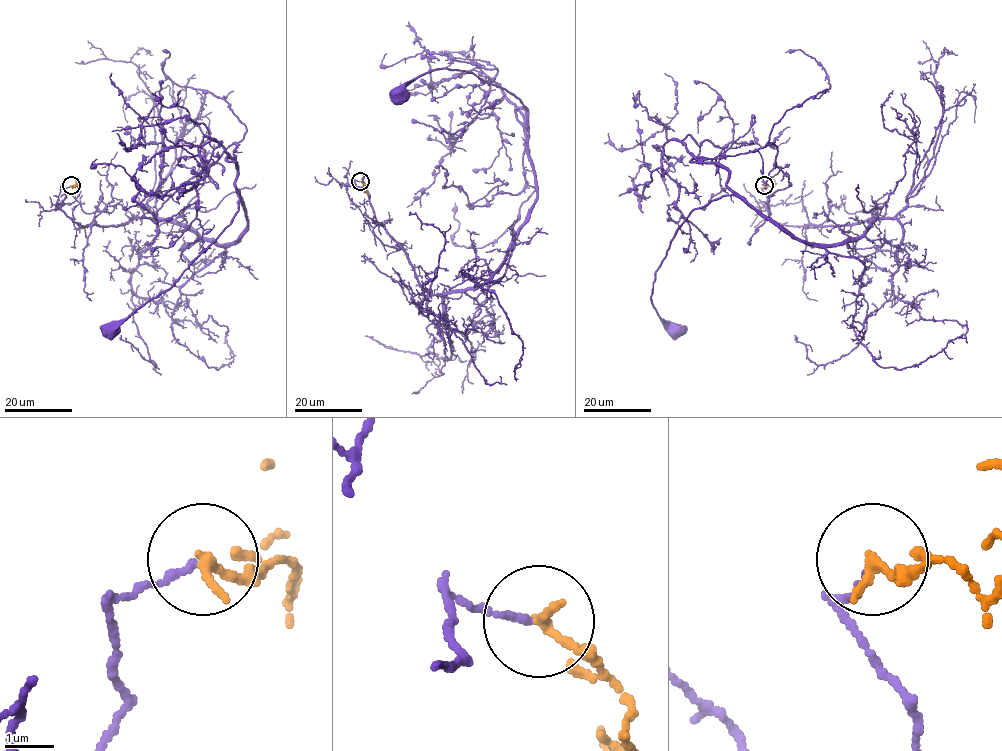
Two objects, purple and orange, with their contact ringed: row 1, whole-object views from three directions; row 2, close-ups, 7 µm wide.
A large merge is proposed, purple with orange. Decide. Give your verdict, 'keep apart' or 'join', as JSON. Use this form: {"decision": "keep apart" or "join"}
{"decision": "keep apart"}

